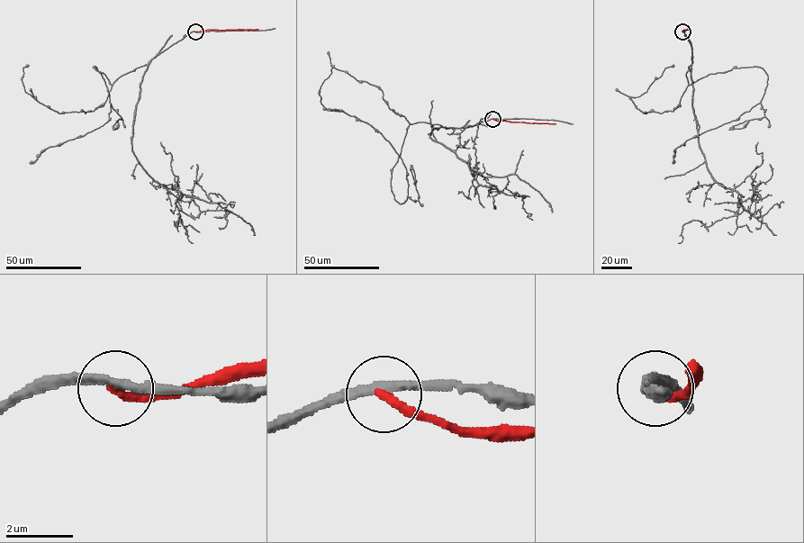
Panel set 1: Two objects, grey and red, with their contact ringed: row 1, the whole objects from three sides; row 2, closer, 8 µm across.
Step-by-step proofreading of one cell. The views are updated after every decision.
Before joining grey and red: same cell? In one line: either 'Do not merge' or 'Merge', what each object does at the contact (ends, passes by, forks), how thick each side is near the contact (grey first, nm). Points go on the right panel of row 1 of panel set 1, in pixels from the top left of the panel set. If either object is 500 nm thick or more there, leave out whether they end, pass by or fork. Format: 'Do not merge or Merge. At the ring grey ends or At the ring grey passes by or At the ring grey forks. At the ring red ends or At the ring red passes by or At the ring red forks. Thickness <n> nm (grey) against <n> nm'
Do not merge. At the ring grey passes by. At the ring red ends. Thickness 260 nm (grey) against 280 nm

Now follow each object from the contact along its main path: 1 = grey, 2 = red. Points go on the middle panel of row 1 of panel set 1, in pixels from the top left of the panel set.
1: (492, 119), (460, 128), (410, 124), (392, 169), (399, 203), (408, 181), (391, 144), (367, 123), (327, 109)
2: (492, 119), (555, 123)

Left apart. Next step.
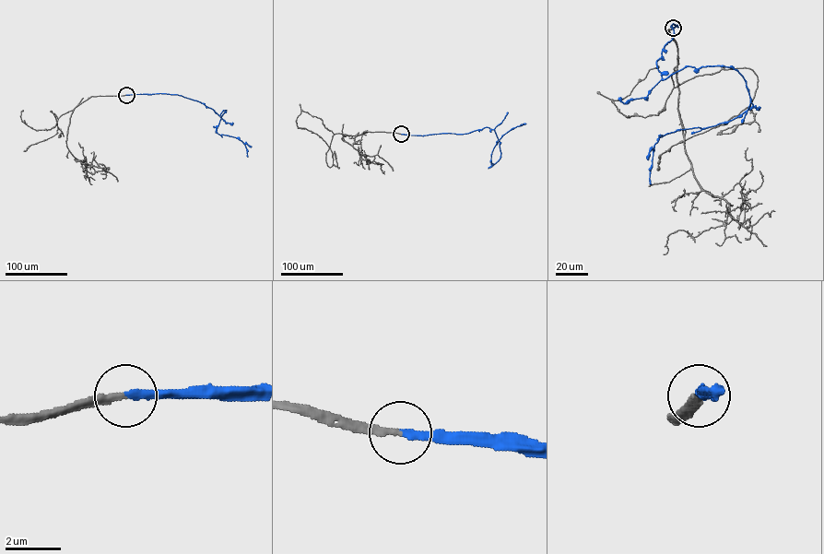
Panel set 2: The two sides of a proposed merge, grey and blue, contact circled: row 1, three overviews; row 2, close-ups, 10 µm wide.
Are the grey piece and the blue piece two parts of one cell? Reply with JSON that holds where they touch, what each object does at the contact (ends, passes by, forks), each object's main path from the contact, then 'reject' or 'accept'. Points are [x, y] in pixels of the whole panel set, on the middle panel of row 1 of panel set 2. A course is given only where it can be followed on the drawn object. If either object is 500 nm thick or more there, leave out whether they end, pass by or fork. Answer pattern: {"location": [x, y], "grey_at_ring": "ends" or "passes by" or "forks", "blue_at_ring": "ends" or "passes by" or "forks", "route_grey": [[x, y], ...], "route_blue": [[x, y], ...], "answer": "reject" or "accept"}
{"location": [401, 134], "grey_at_ring": "ends", "blue_at_ring": "ends", "route_grey": [[401, 134], [334, 134], [326, 153], [330, 167], [332, 154], [325, 142], [299, 128]], "route_blue": [[401, 134], [463, 134], [488, 127], [500, 143], [500, 159], [493, 165], [491, 154], [498, 141], [522, 124]], "answer": "accept"}

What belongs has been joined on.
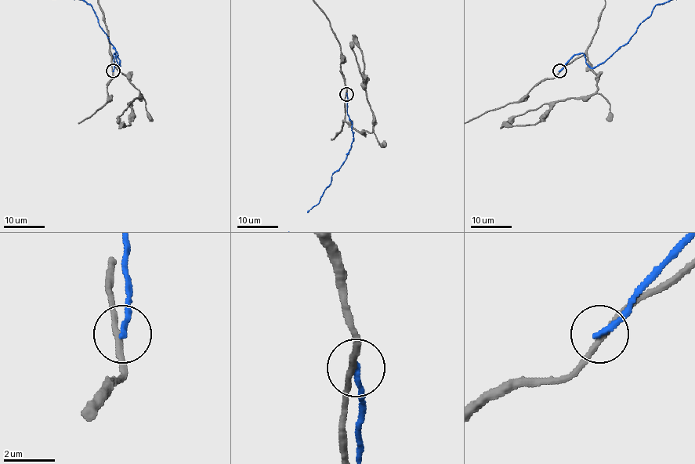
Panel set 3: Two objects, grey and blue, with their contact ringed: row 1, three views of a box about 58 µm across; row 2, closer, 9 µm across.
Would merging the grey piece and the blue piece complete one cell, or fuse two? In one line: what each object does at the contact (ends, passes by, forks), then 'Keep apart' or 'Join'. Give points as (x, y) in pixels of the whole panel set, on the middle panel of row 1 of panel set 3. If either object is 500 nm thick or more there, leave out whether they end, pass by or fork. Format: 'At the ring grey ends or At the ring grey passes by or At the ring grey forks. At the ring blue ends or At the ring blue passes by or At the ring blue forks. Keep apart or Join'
At the ring grey passes by. At the ring blue ends. Keep apart

